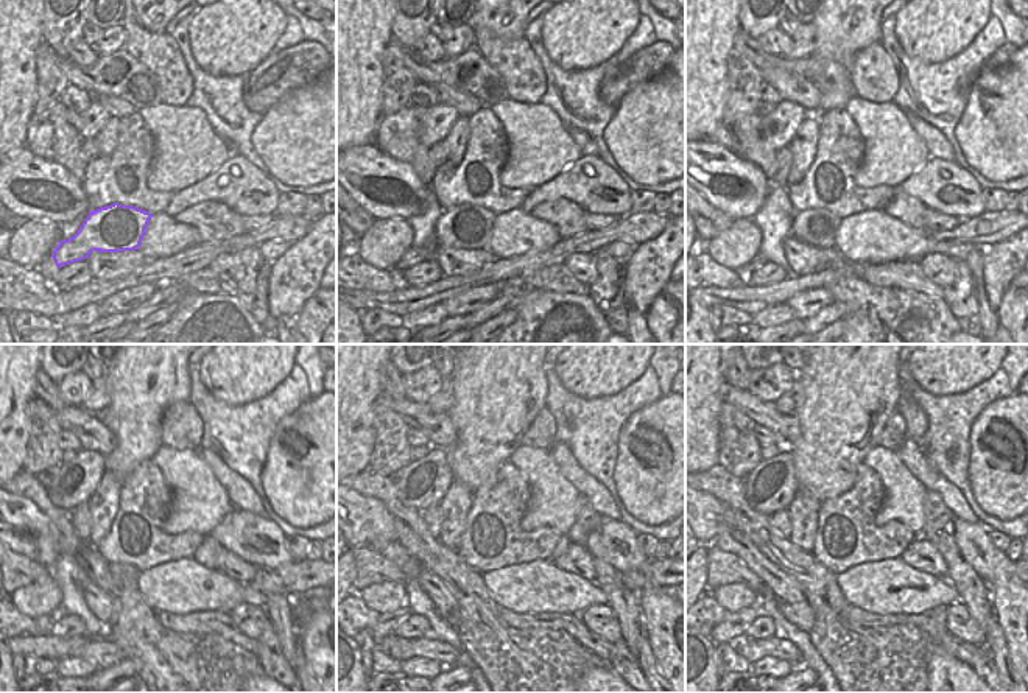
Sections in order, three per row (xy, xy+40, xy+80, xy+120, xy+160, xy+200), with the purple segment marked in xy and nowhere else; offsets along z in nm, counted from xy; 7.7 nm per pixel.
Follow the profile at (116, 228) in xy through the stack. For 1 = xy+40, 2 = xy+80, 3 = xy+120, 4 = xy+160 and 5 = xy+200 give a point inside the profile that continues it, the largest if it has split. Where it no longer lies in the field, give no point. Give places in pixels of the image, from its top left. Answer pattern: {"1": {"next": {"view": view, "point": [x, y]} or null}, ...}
{"1": {"next": {"view": "xy+40", "point": [464, 226]}}, "2": {"next": {"view": "xy+80", "point": [816, 228]}}, "3": {"next": {"view": "xy+120", "point": [123, 575]}}, "4": {"next": {"view": "xy+160", "point": [388, 622]}}, "5": {"next": {"view": "xy+200", "point": [732, 628]}}}

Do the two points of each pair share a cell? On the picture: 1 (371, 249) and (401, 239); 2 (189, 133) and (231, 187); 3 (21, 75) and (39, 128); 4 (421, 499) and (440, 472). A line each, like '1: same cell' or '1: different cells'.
1: same cell
2: different cells
3: different cells
4: same cell

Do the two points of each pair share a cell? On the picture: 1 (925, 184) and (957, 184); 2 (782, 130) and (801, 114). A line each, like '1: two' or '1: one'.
1: one
2: one

